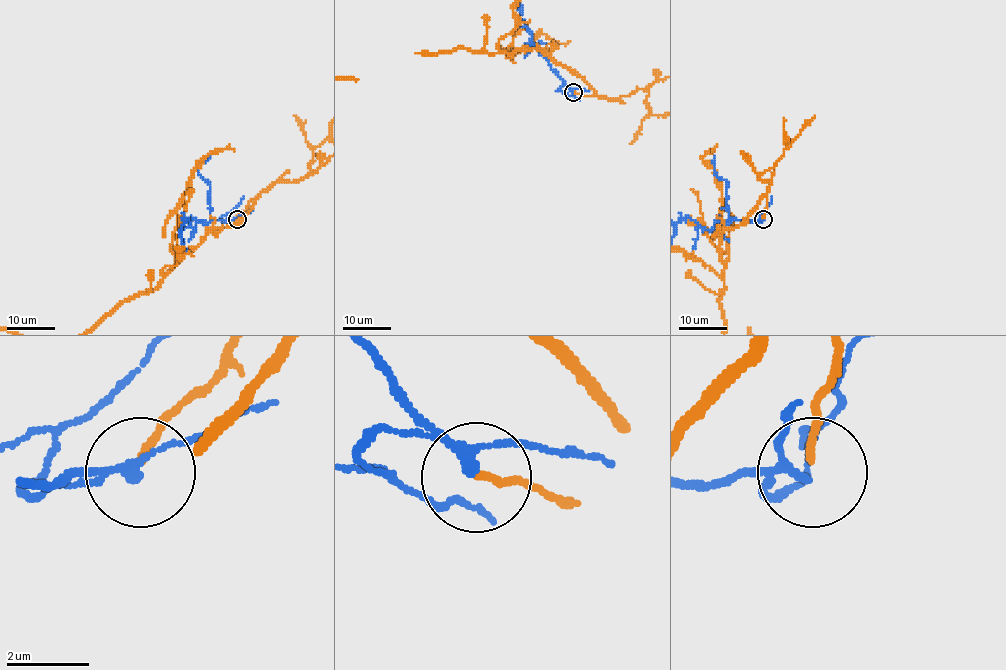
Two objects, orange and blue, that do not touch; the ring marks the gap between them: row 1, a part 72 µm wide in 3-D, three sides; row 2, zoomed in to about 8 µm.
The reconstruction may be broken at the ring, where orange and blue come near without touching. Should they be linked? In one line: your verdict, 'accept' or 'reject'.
reject

